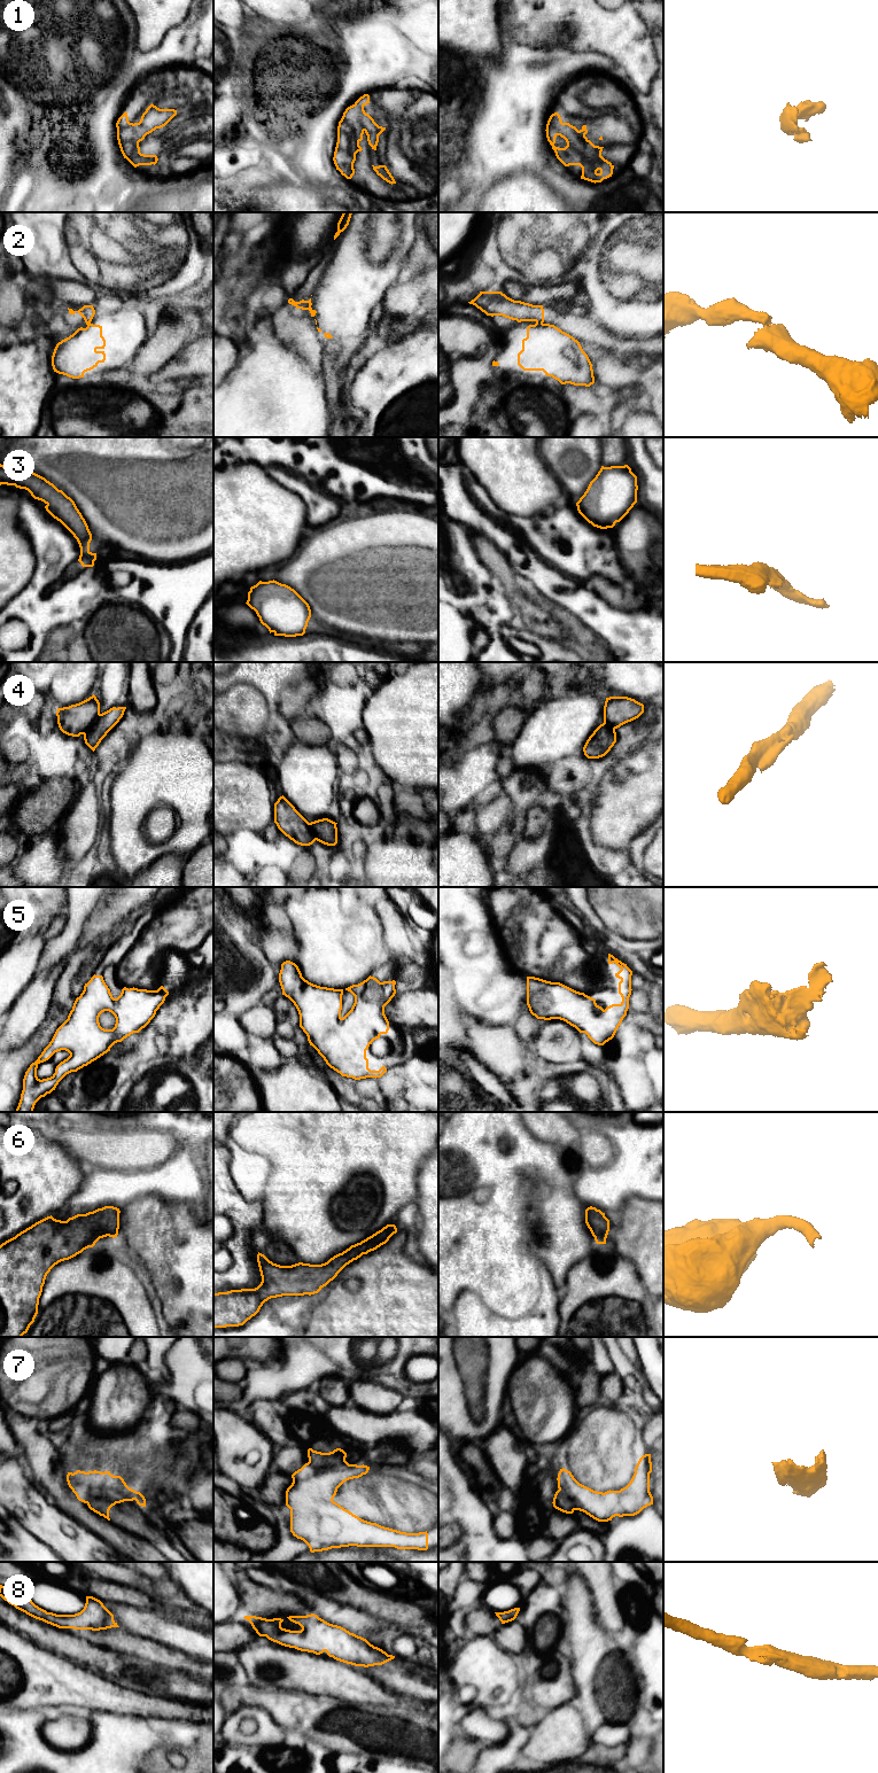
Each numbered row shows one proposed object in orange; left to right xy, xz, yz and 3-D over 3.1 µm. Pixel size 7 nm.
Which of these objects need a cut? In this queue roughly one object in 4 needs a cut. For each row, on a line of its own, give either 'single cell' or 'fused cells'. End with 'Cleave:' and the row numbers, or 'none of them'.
1: single cell
2: fused cells
3: single cell
4: fused cells
5: single cell
6: single cell
7: fused cells
8: single cell
Cleave: 2, 4, 7

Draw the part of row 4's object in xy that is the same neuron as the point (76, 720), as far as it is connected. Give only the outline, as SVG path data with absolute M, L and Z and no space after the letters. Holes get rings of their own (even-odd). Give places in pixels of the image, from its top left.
M94 694L79 703L57 708L56 711L60 730L72 737L84 734L99 715L100 702Z

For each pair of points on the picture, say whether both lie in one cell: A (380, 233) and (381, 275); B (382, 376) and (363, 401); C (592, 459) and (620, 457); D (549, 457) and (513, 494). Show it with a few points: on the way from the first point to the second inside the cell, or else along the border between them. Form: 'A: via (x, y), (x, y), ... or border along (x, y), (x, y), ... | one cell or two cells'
A: border along (397, 241), (388, 259), (372, 263), (367, 258) | two cells
B: via (381, 382), (368, 395) | one cell
C: border along (599, 449), (601, 465) | two cells
D: border along (537, 449), (545, 466), (559, 484) | two cells

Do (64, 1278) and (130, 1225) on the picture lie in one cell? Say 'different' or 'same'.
different

